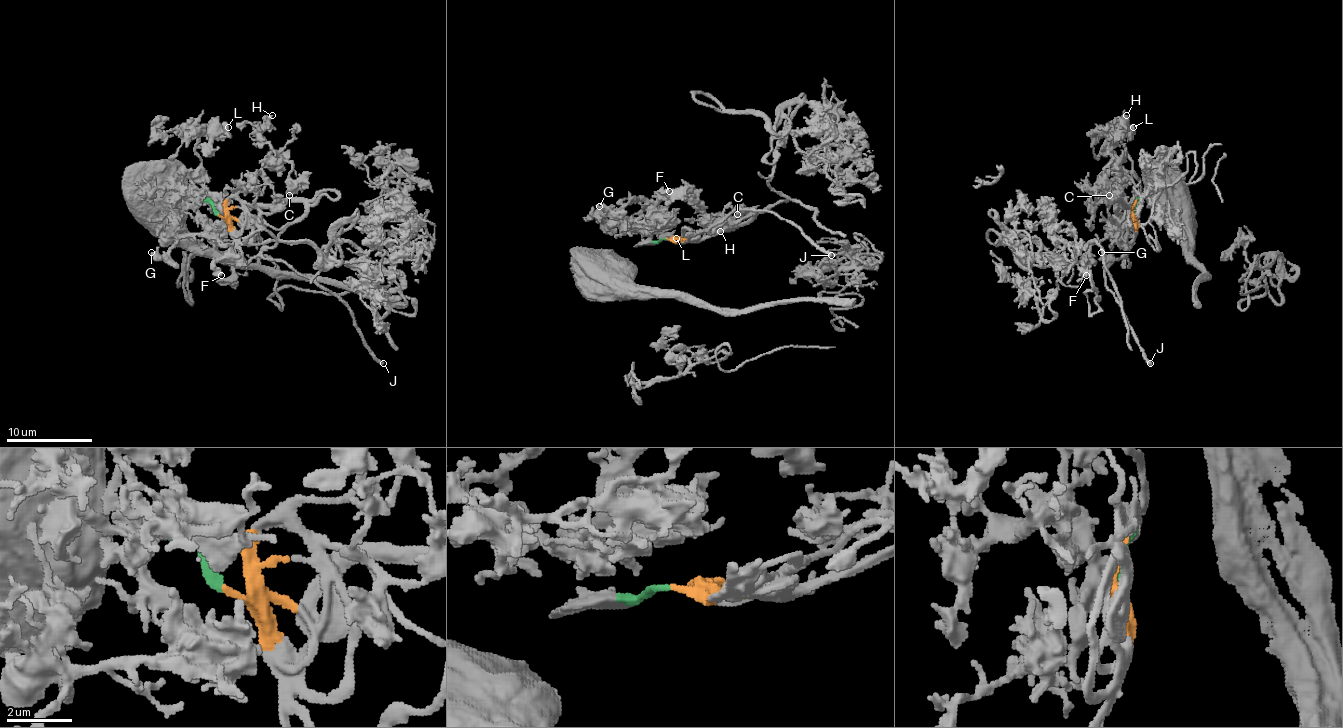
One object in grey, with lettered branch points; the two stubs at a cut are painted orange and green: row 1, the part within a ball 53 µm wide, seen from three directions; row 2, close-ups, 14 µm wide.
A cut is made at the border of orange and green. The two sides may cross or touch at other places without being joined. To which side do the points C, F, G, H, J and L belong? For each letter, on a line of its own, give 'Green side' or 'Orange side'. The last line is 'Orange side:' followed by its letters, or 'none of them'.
C: Orange side
F: Green side
G: Green side
H: Orange side
J: Orange side
L: Green side
Orange side: C, H, J

